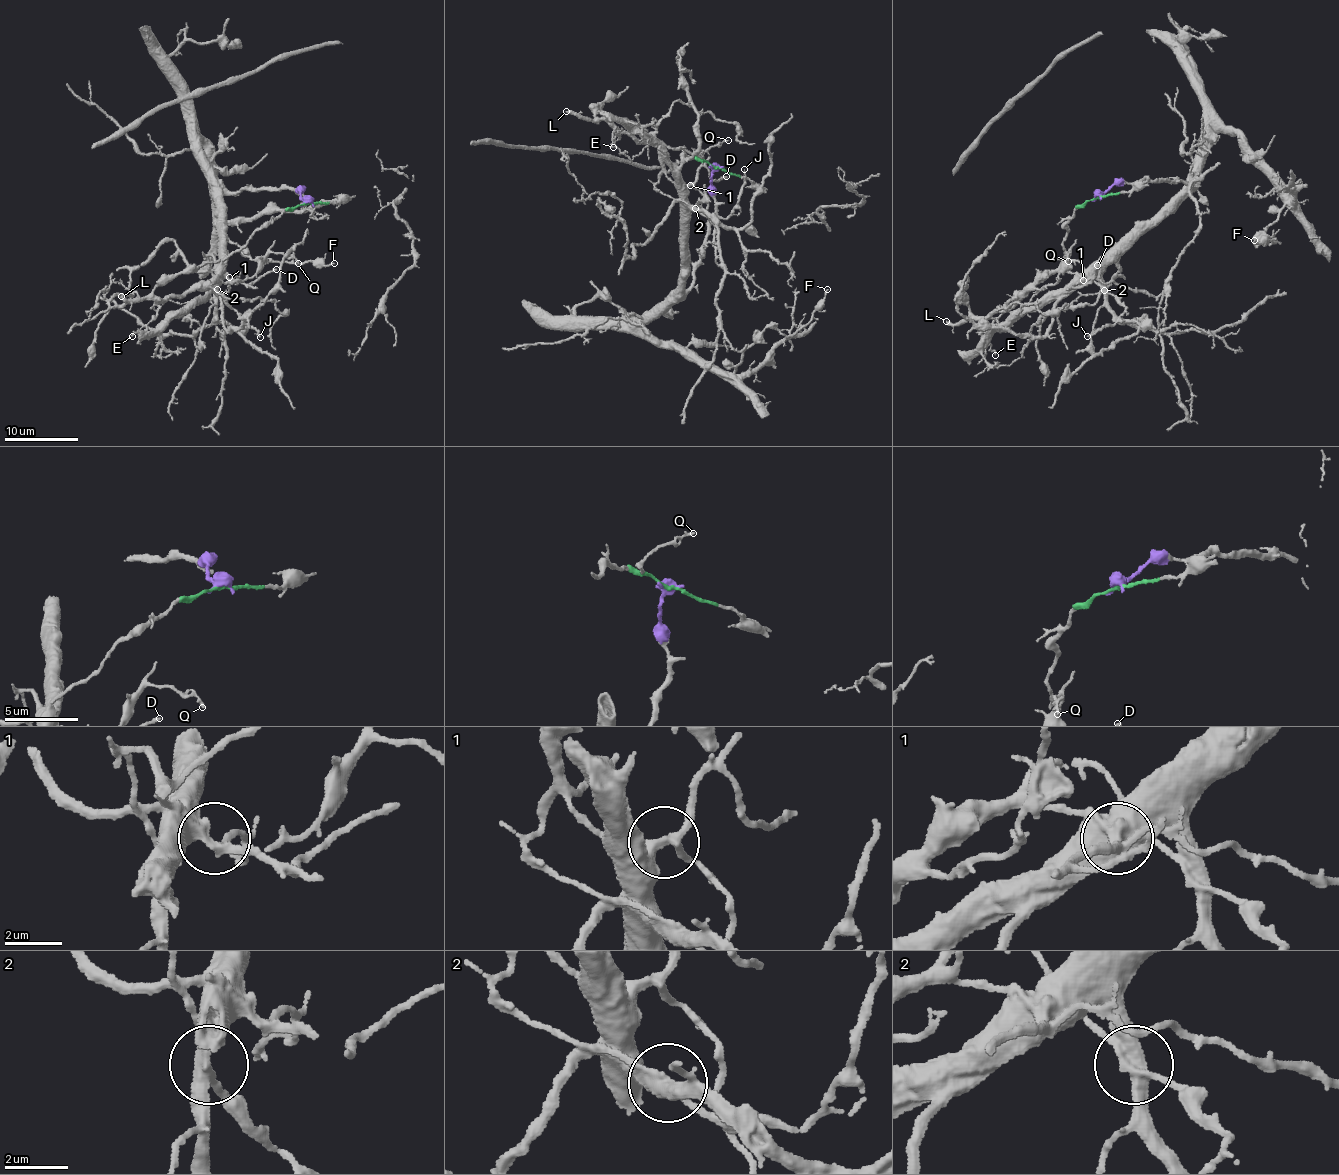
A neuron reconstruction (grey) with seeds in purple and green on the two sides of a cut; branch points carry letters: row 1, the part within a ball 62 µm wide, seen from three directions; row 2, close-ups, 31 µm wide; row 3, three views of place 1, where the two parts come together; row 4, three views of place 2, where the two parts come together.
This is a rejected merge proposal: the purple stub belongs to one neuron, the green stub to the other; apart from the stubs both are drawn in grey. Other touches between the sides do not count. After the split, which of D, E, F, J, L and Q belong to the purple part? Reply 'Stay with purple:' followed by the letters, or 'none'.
Stay with purple: D, F

